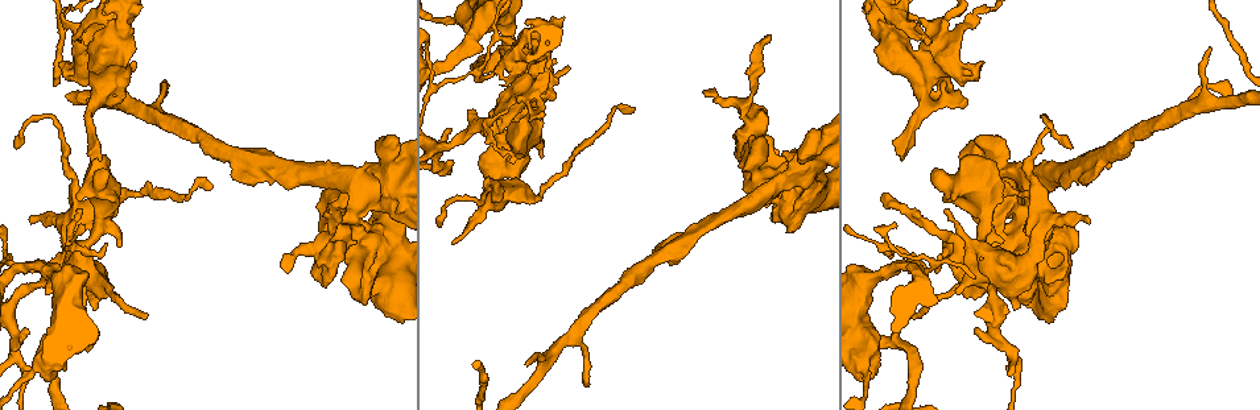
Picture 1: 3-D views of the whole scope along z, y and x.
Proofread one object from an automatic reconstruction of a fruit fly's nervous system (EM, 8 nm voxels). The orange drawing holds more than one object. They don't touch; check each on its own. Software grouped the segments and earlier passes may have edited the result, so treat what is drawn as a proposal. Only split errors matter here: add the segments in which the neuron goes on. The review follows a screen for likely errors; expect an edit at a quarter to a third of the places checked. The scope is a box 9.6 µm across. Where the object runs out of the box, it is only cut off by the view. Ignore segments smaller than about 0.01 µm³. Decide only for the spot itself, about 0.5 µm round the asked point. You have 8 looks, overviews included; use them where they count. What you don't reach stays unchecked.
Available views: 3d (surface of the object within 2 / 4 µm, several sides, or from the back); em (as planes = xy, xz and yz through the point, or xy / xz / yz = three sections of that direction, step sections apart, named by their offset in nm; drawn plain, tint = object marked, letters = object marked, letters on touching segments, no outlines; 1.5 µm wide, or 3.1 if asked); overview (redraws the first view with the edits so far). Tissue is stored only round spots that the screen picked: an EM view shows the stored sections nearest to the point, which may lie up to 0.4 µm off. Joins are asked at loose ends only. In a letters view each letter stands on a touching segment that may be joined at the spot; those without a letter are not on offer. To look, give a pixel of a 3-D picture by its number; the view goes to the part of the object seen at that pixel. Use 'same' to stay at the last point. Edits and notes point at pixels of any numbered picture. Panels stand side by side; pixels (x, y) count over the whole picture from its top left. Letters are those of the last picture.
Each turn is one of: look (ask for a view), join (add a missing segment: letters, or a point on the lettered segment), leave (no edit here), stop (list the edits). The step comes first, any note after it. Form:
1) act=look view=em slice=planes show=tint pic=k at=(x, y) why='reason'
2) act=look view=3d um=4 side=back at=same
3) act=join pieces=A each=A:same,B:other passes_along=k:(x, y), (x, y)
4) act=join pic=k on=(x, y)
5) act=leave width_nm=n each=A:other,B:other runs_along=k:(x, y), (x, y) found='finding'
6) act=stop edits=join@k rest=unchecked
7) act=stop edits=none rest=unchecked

act=look view=3d um=4 pic=1 at=(79, 211) why='tapers out'

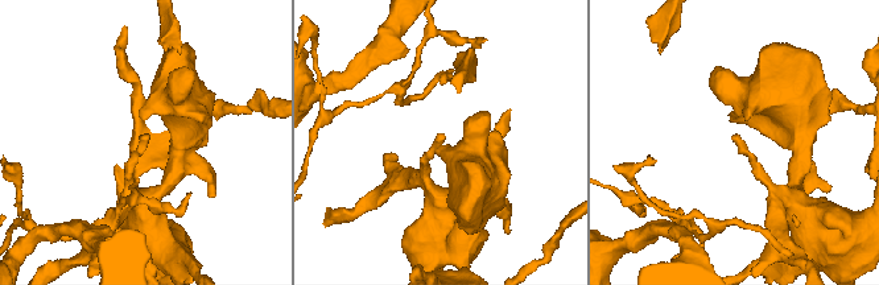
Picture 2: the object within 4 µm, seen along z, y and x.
act=look view=em slice=planes show=plain pic=2 at=(735, 135)

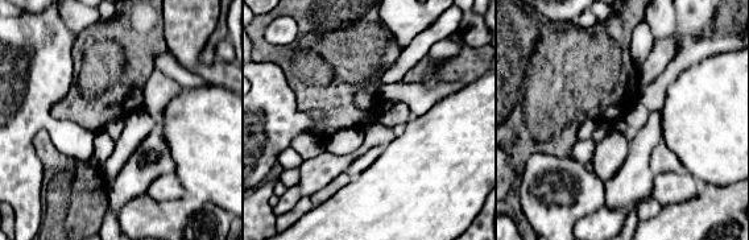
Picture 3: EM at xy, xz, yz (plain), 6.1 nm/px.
act=look view=em slice=planes show=letters at=same

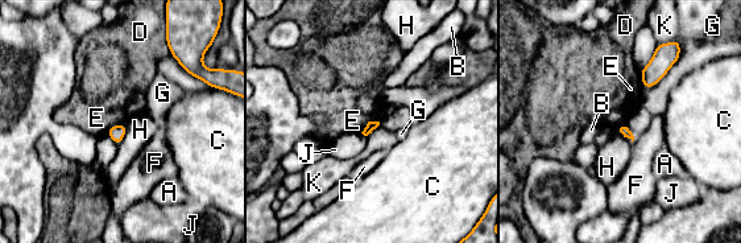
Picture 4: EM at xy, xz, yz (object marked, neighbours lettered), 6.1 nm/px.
act=leave each=A:other,B:other,C:other,D:other,E:other,F:other,G:other,H:other,J:other,K:other border=4:(125, 123), (115, 123), (106, 134) found='no lettered segment goes on from it'

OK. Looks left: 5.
act=look view=3d um=4 pic=1 at=(947, 101) why='stops while still wide'

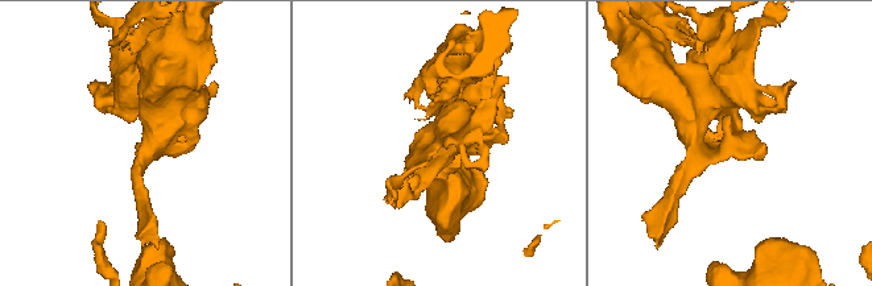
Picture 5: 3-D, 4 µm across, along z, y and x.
act=look view=em slice=xz step=8 show=letters pic=5 at=(730, 149) why='now the EM'

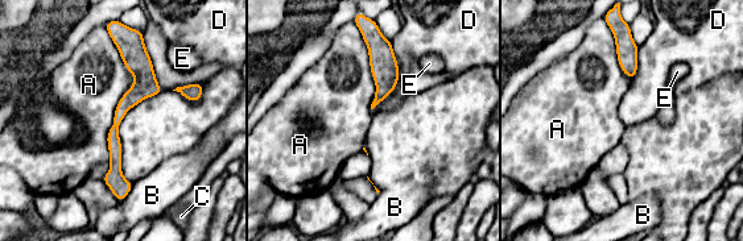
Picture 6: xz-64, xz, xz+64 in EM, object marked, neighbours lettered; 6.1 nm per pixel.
act=leave longest_contact=A:800nm each=A:other,B:other,C:other,D:other,E:other found='no lettered segment goes on from it'

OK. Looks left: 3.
act=look view=3d um=4 pic=1 at=(585, 386) why='free end'

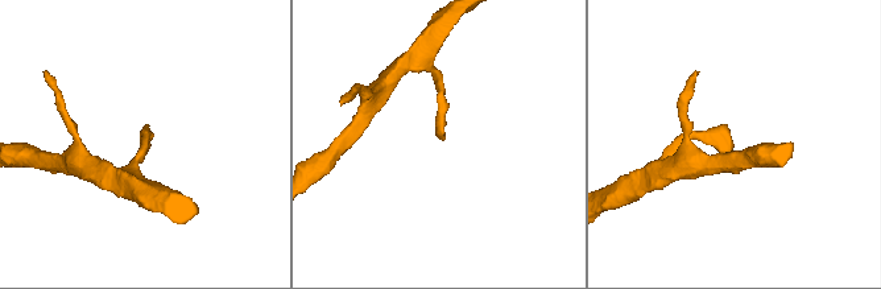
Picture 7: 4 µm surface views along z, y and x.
act=look view=em slice=planes show=tint pic=7 at=(730, 148)

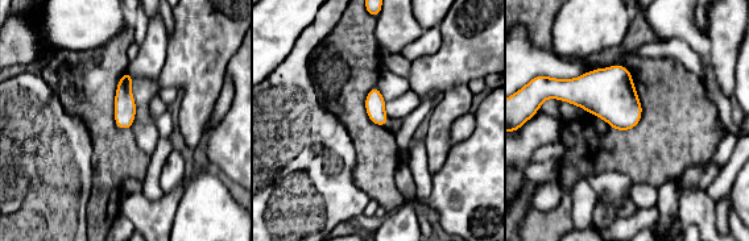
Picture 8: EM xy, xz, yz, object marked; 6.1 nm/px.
act=look view=em slice=planes show=letters at=same why='see the neighbours'

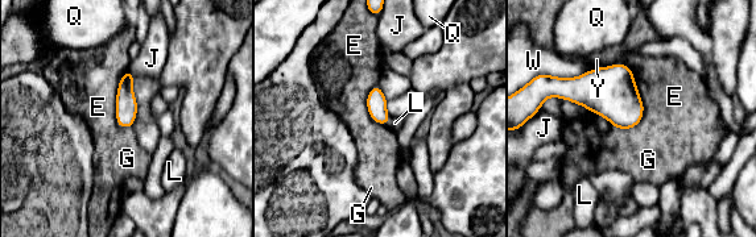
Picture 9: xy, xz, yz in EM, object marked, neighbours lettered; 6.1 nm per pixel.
act=leave each=E:other,G:other,J:other,L:other,Q:other,W:other,Y:other border=9:(603, 66), (631, 70), (637, 125) found='no lettered segment goes on from it'

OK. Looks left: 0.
act=stop edits=none rest=unchecked

